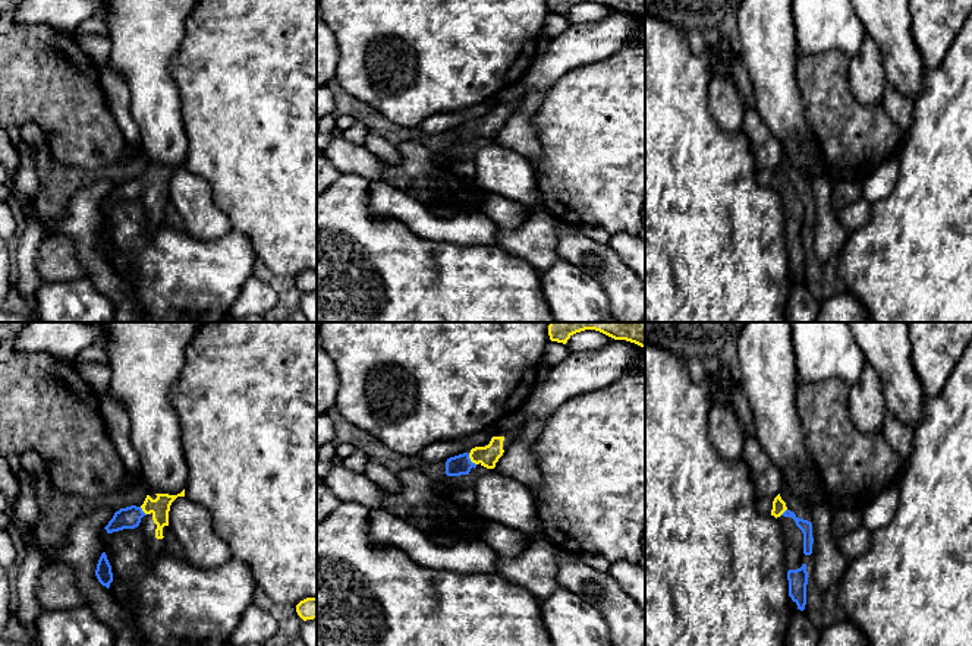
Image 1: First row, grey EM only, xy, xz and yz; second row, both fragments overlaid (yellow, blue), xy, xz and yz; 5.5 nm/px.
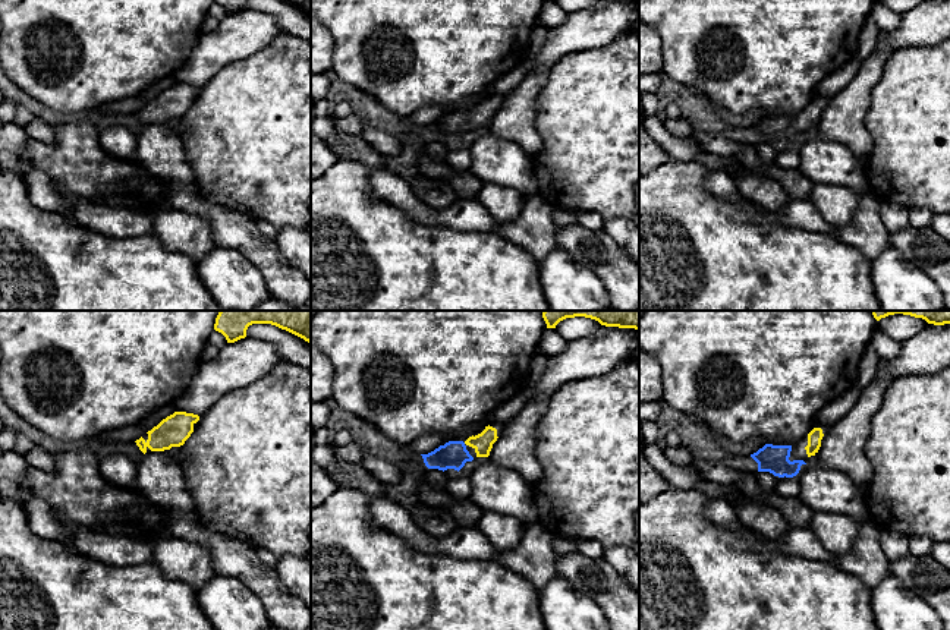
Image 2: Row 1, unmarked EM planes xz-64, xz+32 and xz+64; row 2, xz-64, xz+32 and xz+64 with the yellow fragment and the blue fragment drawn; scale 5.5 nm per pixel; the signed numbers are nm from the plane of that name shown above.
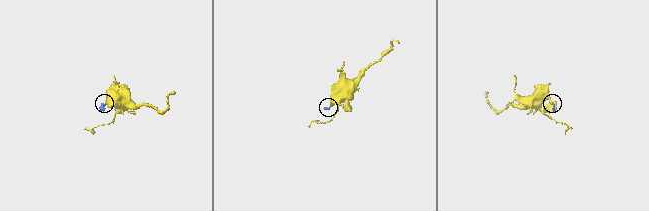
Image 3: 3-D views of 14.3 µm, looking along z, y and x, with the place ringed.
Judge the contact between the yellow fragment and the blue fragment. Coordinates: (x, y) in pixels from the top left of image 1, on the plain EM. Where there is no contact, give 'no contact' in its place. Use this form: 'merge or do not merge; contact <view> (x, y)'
merge; contact xz (471, 132)

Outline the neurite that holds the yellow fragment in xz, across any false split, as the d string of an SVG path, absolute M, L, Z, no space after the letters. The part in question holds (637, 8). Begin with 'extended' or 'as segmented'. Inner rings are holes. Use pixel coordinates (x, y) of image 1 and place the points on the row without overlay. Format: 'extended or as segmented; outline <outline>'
as segmented; outline M548 0L548 7L551 13L566 16L573 6L585 1L595 1L614 12L626 12L645 21L645 0Z

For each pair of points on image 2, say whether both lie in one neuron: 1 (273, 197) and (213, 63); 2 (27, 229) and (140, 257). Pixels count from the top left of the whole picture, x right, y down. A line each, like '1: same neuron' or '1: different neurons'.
1: different neurons
2: same neuron

